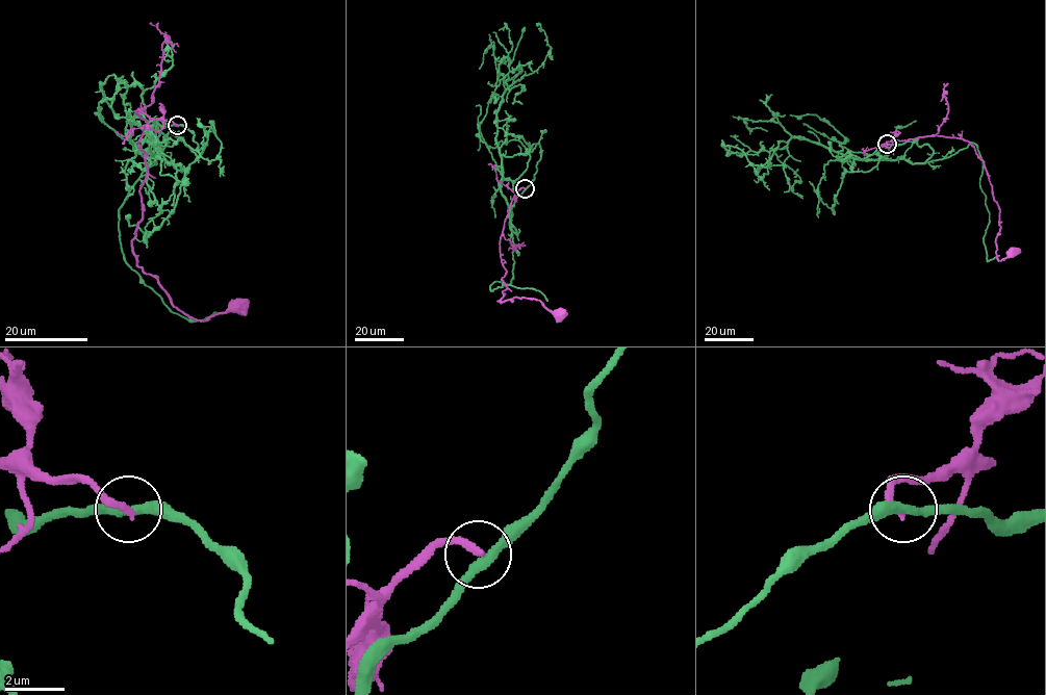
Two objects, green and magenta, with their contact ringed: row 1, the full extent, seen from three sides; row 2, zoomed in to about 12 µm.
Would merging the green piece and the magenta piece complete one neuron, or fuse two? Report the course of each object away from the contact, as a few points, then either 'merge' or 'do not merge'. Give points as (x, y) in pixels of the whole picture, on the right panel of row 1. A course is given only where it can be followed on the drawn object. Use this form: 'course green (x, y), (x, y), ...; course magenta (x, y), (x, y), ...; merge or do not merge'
course green (887, 144), (928, 145), (933, 150), (925, 162), (976, 145), (990, 214), (984, 238), (987, 259), (999, 255); course magenta (887, 144), (935, 135), (968, 142), (983, 161), (999, 211), (997, 259), (1011, 254); do not merge

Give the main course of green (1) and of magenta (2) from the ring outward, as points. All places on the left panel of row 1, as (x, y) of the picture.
1: (177, 125), (153, 121), (164, 149), (155, 155), (157, 122), (119, 239), (173, 312), (215, 312)
2: (177, 125), (135, 113), (147, 122), (138, 147), (147, 173), (133, 255), (170, 302), (194, 318), (237, 309)

